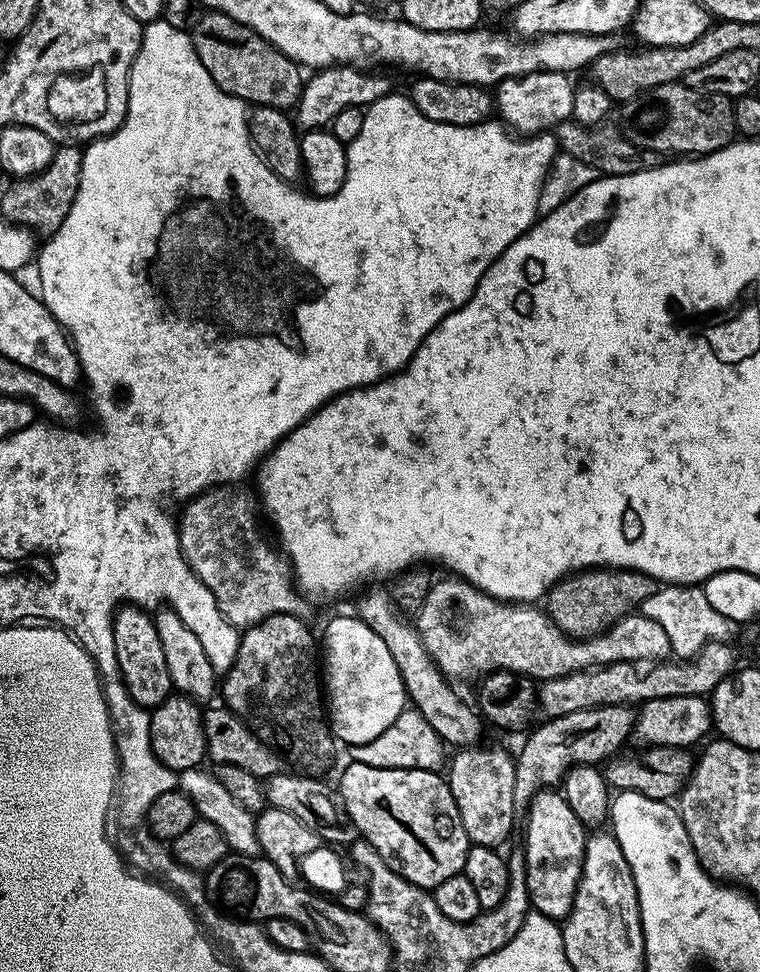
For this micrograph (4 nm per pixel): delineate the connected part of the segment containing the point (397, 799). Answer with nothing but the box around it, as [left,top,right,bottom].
[338,762,470,890]

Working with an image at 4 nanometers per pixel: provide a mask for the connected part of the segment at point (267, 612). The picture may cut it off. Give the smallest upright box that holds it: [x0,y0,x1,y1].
[178,486,305,630]

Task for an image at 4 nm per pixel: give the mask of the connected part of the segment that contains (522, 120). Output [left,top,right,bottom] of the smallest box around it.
[494,72,575,137]

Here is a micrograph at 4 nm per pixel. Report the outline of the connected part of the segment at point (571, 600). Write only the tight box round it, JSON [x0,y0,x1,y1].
[546,568,657,638]

